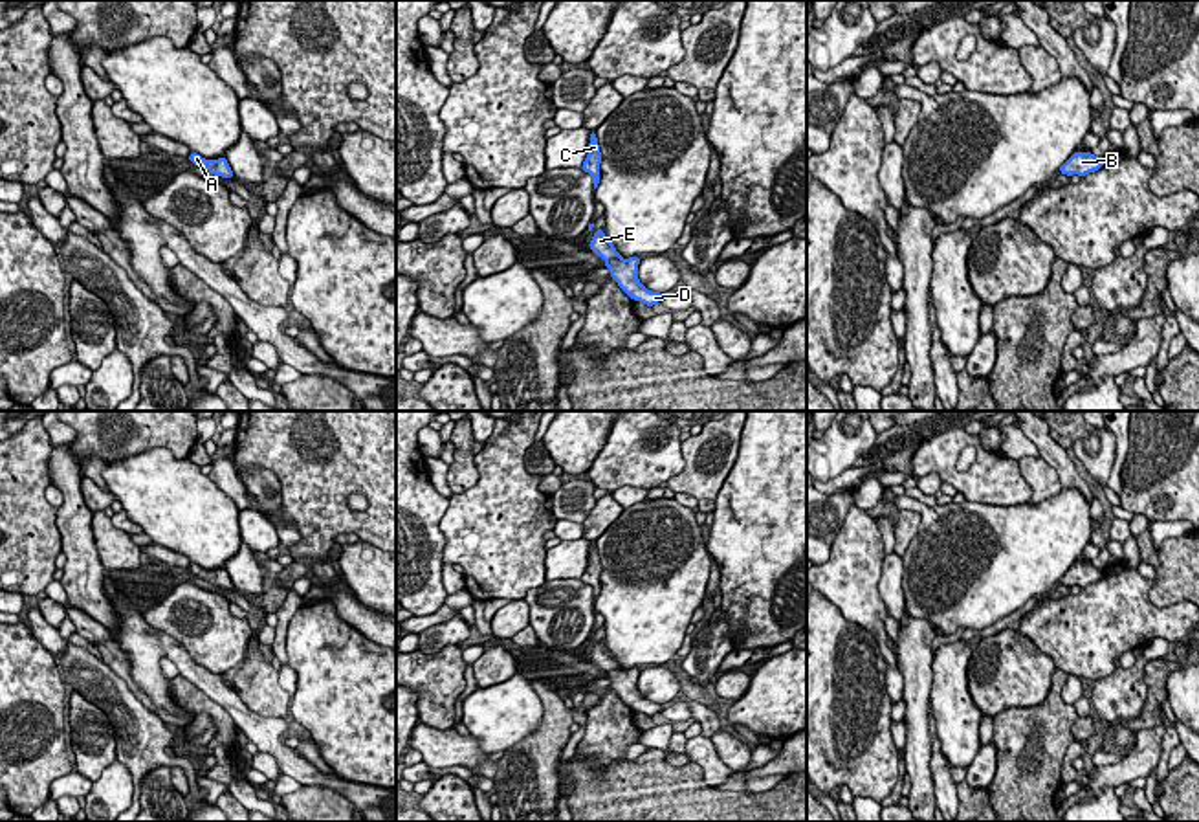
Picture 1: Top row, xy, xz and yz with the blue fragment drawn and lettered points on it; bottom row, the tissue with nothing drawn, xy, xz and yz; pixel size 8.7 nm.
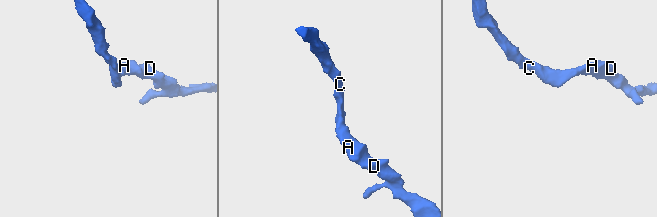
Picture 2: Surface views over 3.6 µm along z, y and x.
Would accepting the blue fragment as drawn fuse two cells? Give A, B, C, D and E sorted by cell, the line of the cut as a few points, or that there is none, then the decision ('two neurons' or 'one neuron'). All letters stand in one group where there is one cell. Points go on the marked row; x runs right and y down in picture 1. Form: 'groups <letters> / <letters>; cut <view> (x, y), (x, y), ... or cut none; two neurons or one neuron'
groups A B C D E; cut none; one neuron

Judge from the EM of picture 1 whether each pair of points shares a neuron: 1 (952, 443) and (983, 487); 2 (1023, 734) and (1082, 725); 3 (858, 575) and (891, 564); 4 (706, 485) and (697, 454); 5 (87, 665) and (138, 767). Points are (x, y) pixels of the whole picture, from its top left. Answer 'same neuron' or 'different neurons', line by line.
1: same neuron
2: different neurons
3: different neurons
4: same neuron
5: same neuron

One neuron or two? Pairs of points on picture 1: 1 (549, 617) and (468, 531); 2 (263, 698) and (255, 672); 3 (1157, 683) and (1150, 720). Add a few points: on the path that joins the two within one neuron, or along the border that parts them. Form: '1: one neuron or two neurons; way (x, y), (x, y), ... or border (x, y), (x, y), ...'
1: two neurons; border (547, 582), (532, 588), (521, 599)
2: one neuron; way (261, 692), (257, 677)
3: one neuron; way (1152, 692), (1150, 710)

